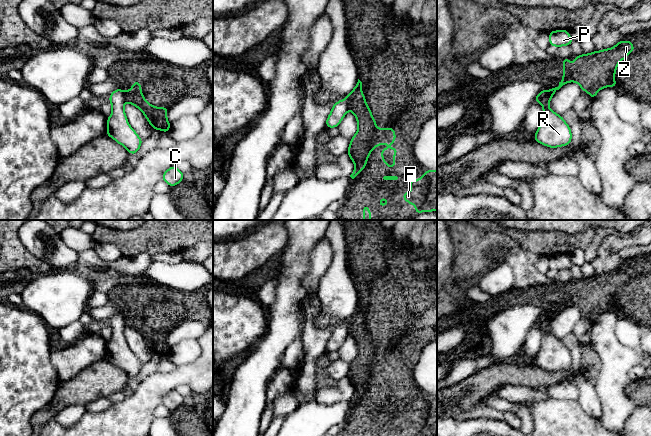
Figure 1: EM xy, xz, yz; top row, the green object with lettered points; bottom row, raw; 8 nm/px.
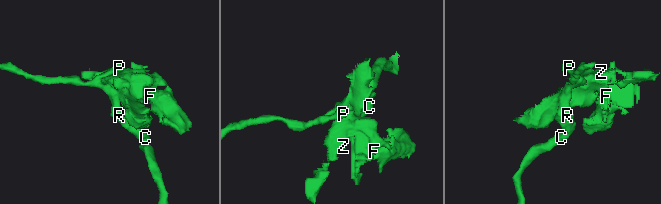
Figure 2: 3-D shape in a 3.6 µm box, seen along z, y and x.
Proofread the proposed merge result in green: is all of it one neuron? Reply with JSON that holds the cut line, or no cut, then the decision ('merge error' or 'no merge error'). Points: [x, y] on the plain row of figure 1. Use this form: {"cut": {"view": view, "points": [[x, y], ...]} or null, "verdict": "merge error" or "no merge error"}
{"cut": {"view": "yz", "points": [[554, 316], [550, 315], [540, 326]]}, "verdict": "merge error"}

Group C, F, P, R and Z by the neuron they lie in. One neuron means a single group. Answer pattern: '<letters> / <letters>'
C P R / F Z

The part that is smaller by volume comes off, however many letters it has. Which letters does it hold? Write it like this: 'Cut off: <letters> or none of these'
Cut off: F, Z

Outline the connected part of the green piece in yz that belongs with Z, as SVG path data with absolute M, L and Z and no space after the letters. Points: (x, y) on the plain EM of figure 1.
M621 264L612 272L575 280L573 287L570 287L568 282L562 282L563 303L559 306L559 310L548 315L542 313L533 325L541 327L550 315L555 317L569 306L578 307L582 315L587 316L592 323L601 313L609 310L617 312L615 296L618 287L633 275L635 273L632 265Z

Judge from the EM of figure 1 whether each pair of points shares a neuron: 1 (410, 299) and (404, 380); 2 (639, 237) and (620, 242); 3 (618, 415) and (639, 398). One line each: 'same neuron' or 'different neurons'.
1: same neuron
2: same neuron
3: different neurons

